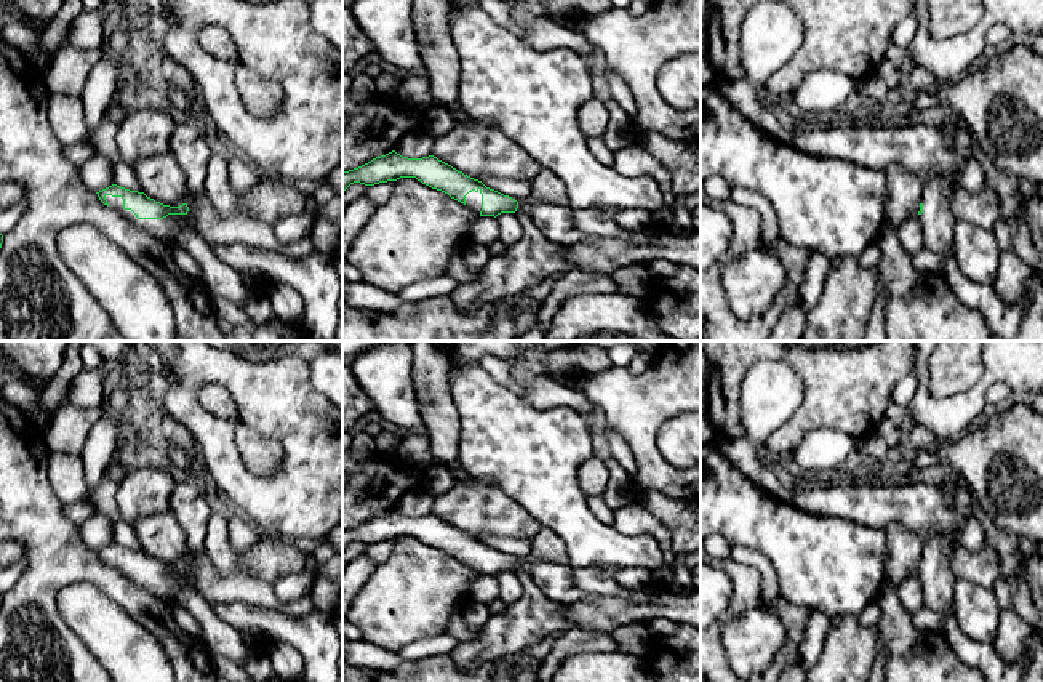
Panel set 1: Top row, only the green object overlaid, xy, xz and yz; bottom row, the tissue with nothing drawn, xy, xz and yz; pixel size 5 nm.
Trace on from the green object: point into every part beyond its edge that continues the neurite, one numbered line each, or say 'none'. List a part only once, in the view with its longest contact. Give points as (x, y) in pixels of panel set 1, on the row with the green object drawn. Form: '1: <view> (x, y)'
1: xy (165, 229)

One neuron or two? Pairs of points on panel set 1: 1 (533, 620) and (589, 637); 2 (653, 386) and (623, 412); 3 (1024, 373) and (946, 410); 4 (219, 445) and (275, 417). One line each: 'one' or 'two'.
1: two
2: one
3: one
4: one

